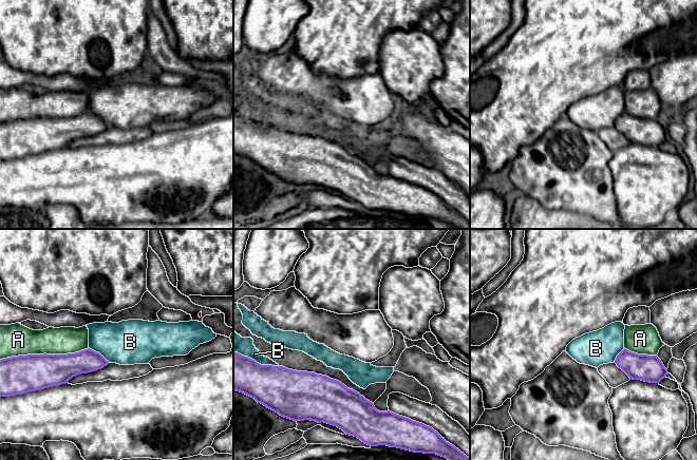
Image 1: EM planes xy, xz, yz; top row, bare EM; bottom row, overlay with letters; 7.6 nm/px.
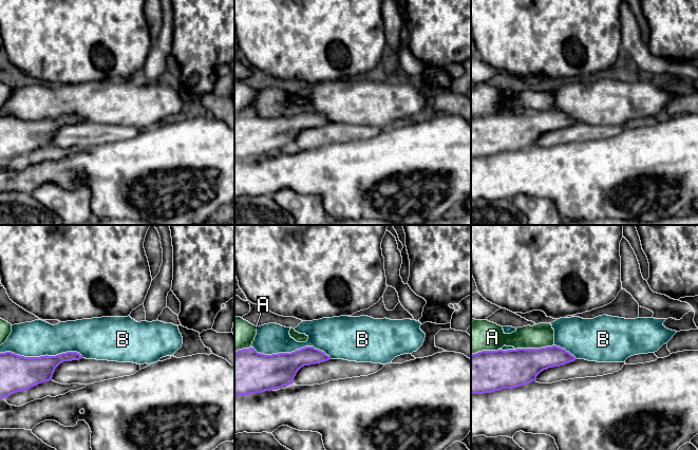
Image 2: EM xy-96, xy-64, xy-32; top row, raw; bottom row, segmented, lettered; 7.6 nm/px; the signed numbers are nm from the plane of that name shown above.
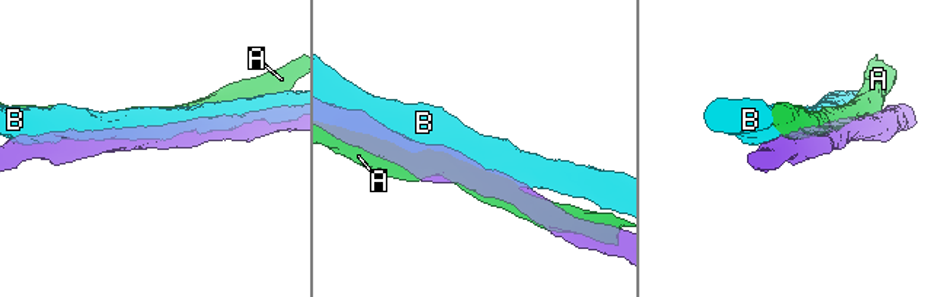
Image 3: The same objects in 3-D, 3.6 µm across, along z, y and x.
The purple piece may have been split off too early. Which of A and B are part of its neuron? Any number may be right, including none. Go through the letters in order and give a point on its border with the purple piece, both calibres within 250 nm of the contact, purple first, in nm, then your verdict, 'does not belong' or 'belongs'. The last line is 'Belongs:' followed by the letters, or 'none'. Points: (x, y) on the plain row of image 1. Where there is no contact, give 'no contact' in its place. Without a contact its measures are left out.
A: meets purple in xy at (44, 117); 280 nm thick on the purple side, 240 nm on the other; does not belong
B: meets purple in xz at (255, 125); 320 nm thick on the purple side, 140 nm on the other; belongs
Belongs: B

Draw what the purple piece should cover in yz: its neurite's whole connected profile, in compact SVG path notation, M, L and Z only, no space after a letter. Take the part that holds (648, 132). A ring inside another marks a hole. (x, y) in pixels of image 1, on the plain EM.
M615 85L602 93L585 97L572 103L566 116L578 127L598 132L616 127L633 143L659 147L667 133L657 119L638 118L624 112L622 85Z

